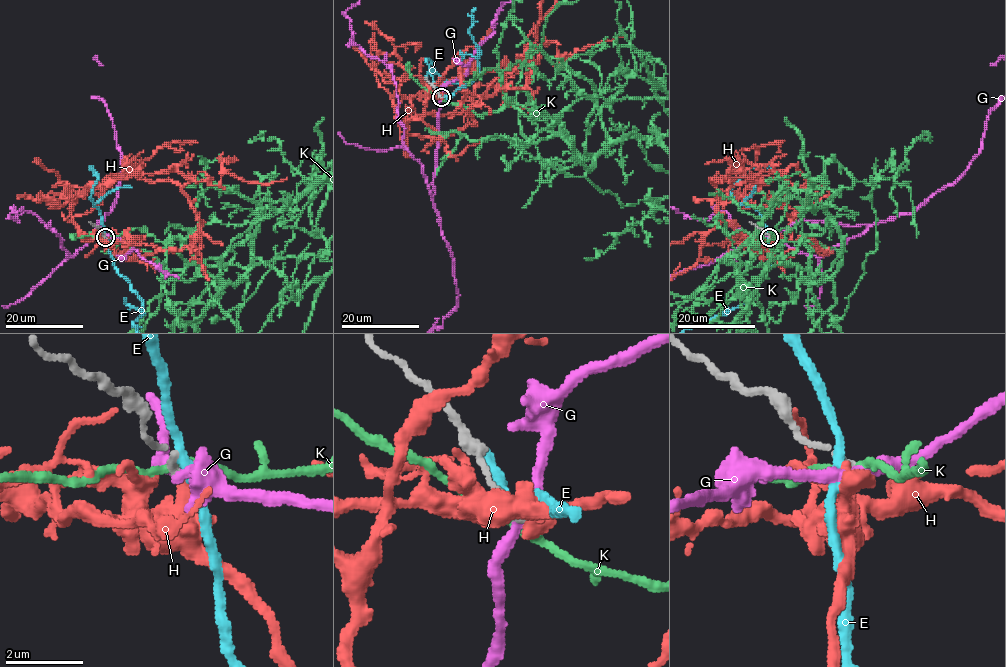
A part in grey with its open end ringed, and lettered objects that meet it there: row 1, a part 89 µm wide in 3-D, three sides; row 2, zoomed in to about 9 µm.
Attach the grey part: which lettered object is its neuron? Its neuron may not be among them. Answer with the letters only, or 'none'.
none

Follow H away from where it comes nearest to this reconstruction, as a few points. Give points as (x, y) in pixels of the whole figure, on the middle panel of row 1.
H: (441, 97), (524, 88), (538, 53), (528, 46), (513, 68), (430, 85), (407, 76), (394, 45), (365, 22)

